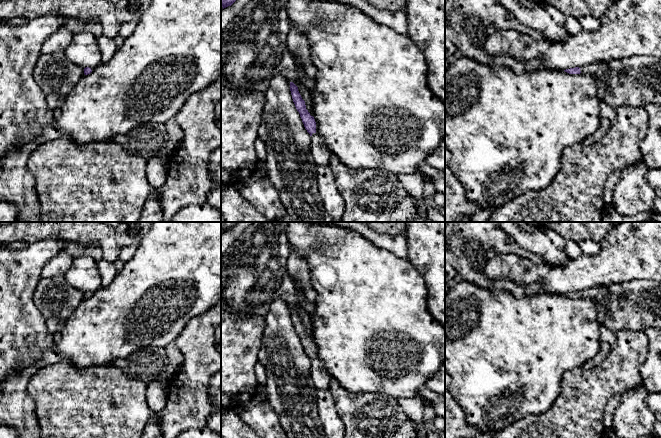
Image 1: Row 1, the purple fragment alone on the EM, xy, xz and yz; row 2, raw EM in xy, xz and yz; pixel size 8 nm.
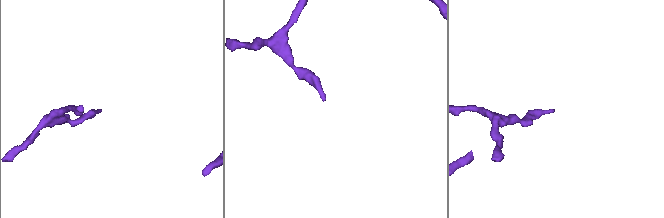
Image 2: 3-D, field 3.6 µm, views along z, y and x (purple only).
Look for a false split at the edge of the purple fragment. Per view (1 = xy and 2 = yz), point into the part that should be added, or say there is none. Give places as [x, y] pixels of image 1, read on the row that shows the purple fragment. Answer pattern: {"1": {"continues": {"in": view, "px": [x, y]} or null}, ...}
{"1": {"continues": null}, "2": {"continues": {"in": "yz", "px": [599, 68]}}}

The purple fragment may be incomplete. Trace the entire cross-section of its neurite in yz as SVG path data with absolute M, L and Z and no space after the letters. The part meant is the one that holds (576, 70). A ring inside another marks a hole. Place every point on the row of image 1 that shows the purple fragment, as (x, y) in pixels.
M602 60L602 61L597 61L592 64L586 65L582 68L575 67L575 68L566 69L564 71L569 74L593 73L593 74L596 74L598 77L600 77L602 80L606 81L606 69L607 69L607 65L604 62L604 60Z

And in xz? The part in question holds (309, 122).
M290 82L290 91L304 127L311 136L311 157L318 166L329 166L331 153L324 145L324 140L316 133L315 119L306 109L305 101L302 99L298 87L293 82Z

